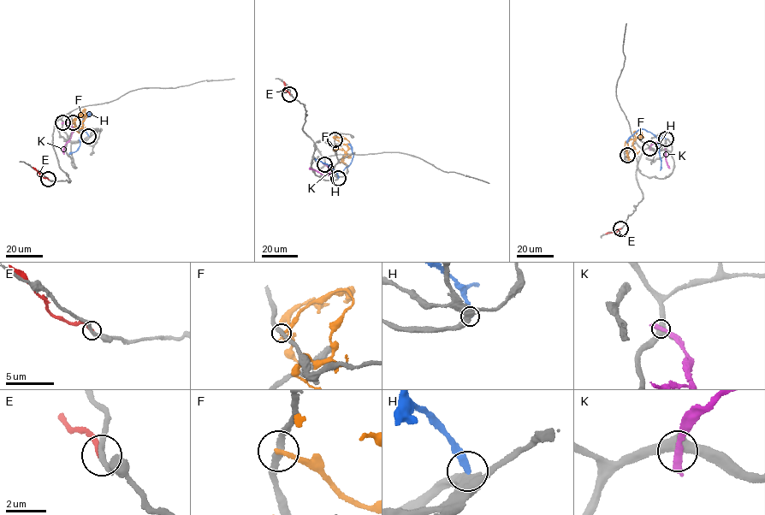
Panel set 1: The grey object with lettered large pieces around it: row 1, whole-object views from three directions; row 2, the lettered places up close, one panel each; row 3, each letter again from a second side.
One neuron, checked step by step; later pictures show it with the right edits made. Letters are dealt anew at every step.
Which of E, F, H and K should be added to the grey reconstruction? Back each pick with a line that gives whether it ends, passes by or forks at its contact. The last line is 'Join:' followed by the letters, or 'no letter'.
Join: no letter

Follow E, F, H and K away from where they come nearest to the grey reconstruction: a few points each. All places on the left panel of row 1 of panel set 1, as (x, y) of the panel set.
E: (48, 180), (32, 167)
F: (73, 122), (85, 115), (83, 126), (76, 130), (81, 134)
H: (88, 136), (83, 128), (82, 121), (87, 112), (91, 114), (85, 117)
K: (62, 122), (70, 123), (74, 128), (63, 154)

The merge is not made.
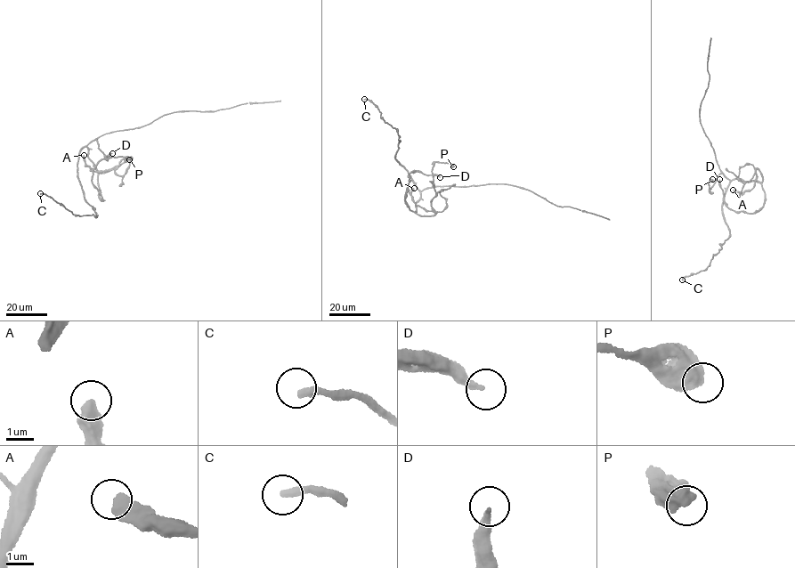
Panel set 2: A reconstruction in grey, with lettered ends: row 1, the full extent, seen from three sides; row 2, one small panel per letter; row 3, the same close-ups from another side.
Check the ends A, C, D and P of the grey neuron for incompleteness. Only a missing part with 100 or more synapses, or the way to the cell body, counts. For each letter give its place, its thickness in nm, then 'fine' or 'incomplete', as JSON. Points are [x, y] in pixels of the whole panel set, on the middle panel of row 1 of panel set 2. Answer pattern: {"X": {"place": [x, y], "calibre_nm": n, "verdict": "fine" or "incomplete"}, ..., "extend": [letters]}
{"A": {"place": [414, 188], "calibre_nm": 500, "verdict": "fine"}, "C": {"place": [364, 99], "calibre_nm": 280, "verdict": "fine"}, "D": {"place": [440, 177], "calibre_nm": 280, "verdict": "fine"}, "P": {"place": [453, 166], "calibre_nm": 600, "verdict": "fine"}, "extend": []}

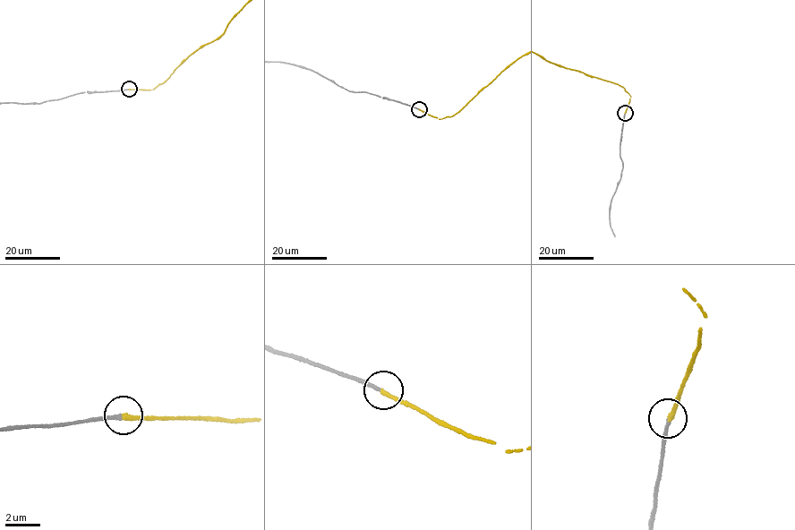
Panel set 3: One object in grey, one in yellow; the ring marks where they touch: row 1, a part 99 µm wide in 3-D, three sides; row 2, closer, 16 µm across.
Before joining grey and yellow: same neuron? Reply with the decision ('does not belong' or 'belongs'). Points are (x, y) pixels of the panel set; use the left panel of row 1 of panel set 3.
belongs

